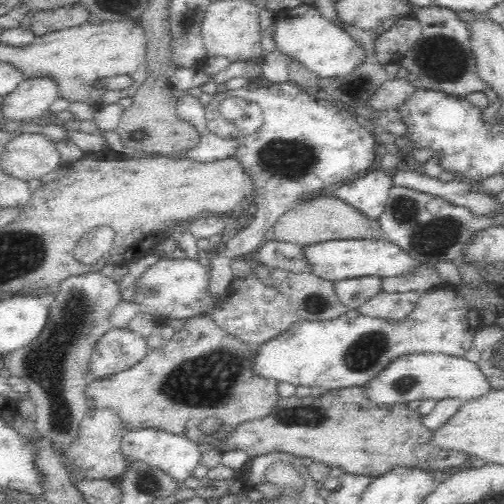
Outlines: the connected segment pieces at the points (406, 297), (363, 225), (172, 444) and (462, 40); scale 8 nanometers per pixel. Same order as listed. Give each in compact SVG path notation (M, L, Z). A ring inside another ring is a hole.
M408 291L403 293L377 292L374 296L362 302L355 310L358 315L378 317L385 319L401 319L412 310L416 302L416 293Z
M330 195L307 200L291 209L286 209L274 221L272 232L274 238L280 242L294 243L303 247L336 239L370 238L373 237L370 234L377 234L369 218L343 200Z
M146 427L125 431L120 439L119 451L125 460L123 472L117 476L120 485L124 482L126 470L130 470L132 464L136 464L136 462L146 464L150 468L157 468L174 482L181 484L188 476L193 476L192 471L201 459L198 444L188 440L185 436Z
M424 6L413 8L411 15L421 24L422 30L414 46L398 63L400 69L408 71L405 76L407 84L462 97L482 92L488 87L477 73L478 66L468 39L466 24L458 18L455 11L441 6Z

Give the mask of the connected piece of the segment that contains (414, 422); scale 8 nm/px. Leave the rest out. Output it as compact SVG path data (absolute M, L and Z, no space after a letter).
M363 386L337 388L326 391L326 393L324 394L318 393L316 394L316 396L314 396L314 394L310 394L306 397L301 398L296 397L295 395L293 395L292 397L282 397L281 400L278 401L278 404L276 408L274 408L274 412L272 412L272 414L268 414L268 416L265 416L261 419L245 422L244 424L242 424L242 426L238 426L238 428L234 430L232 438L228 438L228 440L226 440L226 442L224 442L222 446L217 447L217 450L219 452L224 452L230 449L243 450L248 456L250 456L250 458L254 458L262 454L273 453L274 451L290 452L290 454L294 454L302 458L311 458L313 462L325 464L330 468L334 466L341 468L342 472L345 472L344 474L346 475L364 475L370 478L384 474L385 472L394 470L398 467L420 468L420 470L424 470L424 472L440 472L442 468L440 468L440 466L438 466L436 462L440 460L440 456L442 456L442 460L444 460L444 454L448 454L448 452L446 452L446 450L442 450L442 448L440 448L440 445L434 443L433 438L435 430L427 428L422 423L422 418L424 418L422 412L420 412L418 408L414 410L408 409L407 403L388 405L372 401L369 395L366 394L366 388Z

